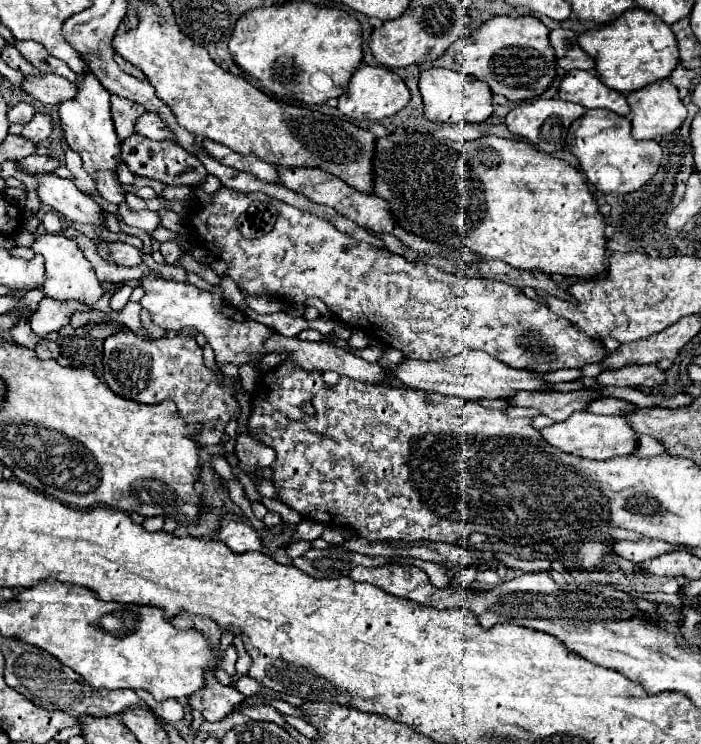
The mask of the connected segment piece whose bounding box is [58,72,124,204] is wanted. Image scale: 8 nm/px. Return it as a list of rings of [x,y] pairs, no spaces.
[[[90,72],[82,74],[80,80],[74,84],[76,84],[76,96],[58,104],[64,138],[68,146],[82,156],[84,168],[96,180],[96,188],[100,196],[106,202],[120,204],[124,202],[124,190],[118,186],[118,178],[114,174],[116,160],[120,158],[120,140],[110,122],[110,94],[108,90],[104,90],[104,86],[100,86],[98,78]]]

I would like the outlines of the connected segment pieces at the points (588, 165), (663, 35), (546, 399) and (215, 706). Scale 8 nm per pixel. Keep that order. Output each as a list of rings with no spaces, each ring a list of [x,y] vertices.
[[[586,110],[586,114],[568,128],[566,148],[578,158],[588,182],[604,194],[626,194],[640,190],[660,168],[662,148],[654,140],[632,138],[628,118],[610,110]]]
[[[642,8],[626,10],[614,22],[602,24],[596,32],[582,34],[580,46],[596,60],[600,82],[622,94],[640,90],[642,86],[670,76],[678,64],[676,36],[672,34],[670,26],[664,24],[656,14]]]
[[[578,390],[578,392],[566,392],[566,394],[560,394],[560,392],[514,394],[512,398],[506,398],[506,402],[510,406],[534,408],[540,414],[558,422],[558,420],[566,420],[576,410],[584,410],[592,398],[598,398],[598,394],[588,392],[588,390]]]
[[[208,670],[206,674],[206,686],[202,690],[198,690],[196,694],[192,694],[188,698],[190,706],[196,708],[198,712],[202,712],[202,716],[208,722],[220,722],[224,720],[240,702],[244,702],[244,694],[238,692],[236,686],[222,686],[220,682],[216,682],[212,670]]]

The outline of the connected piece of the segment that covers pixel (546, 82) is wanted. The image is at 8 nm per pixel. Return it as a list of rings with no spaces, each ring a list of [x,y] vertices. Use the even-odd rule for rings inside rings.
[[[494,16],[464,40],[464,46],[456,52],[456,70],[484,80],[494,94],[510,102],[532,100],[552,84],[556,74],[548,32],[534,16]]]

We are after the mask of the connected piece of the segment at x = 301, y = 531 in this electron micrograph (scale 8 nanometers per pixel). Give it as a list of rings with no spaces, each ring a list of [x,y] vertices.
[[[302,520],[302,522],[298,524],[298,530],[296,530],[294,536],[292,536],[292,542],[294,542],[294,540],[316,540],[316,538],[322,536],[324,528],[326,528],[326,526],[324,526],[322,522]]]

